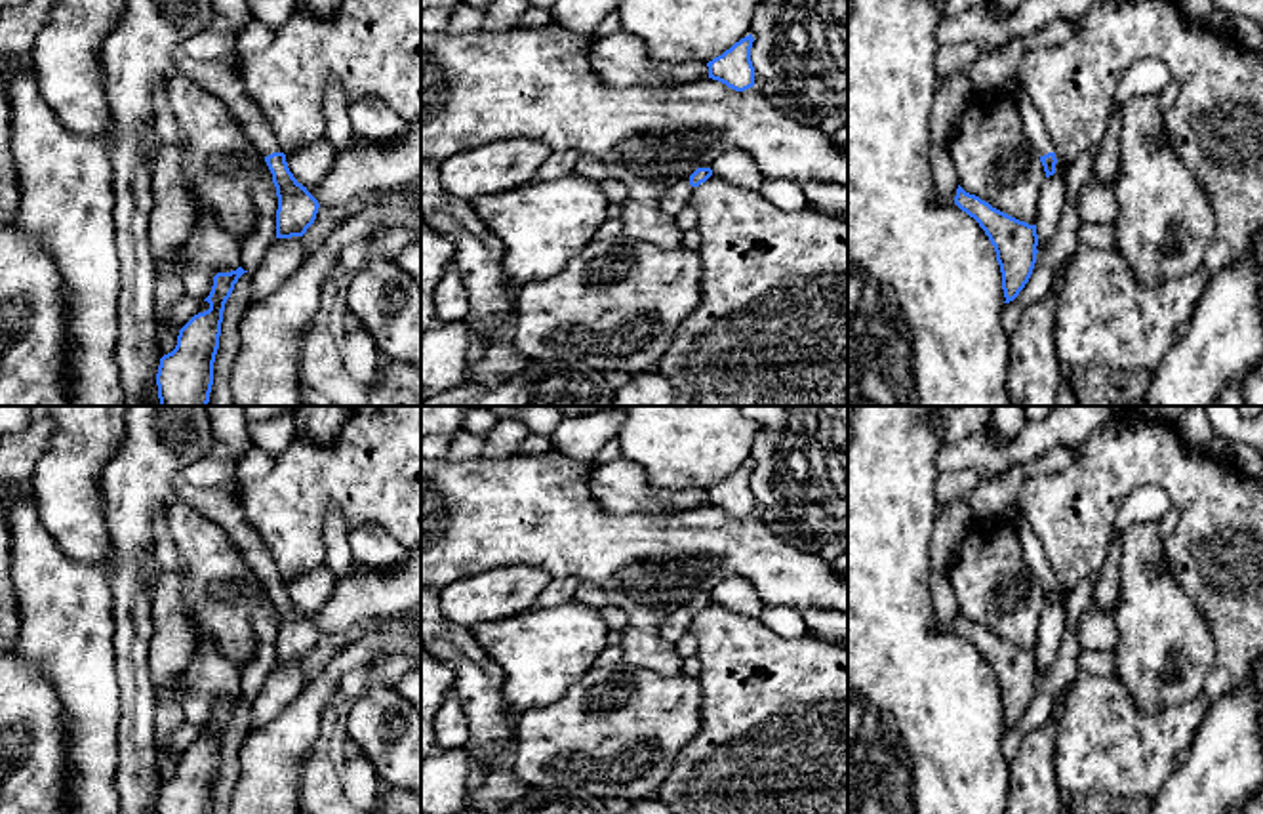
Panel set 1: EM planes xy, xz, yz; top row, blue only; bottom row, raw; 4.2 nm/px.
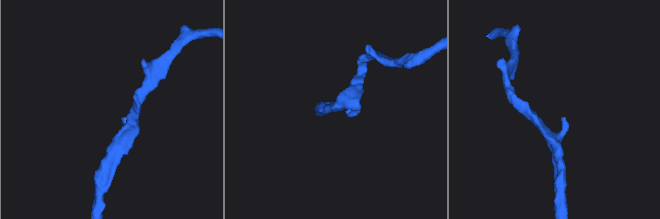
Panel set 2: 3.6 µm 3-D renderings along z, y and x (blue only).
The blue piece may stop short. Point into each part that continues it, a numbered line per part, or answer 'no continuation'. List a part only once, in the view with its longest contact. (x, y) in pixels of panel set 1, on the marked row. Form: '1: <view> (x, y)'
1: xy (221, 79)

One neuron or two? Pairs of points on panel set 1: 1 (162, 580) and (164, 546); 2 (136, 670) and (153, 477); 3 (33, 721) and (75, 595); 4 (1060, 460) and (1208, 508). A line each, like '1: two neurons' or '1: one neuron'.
1: one neuron
2: one neuron
3: two neurons
4: two neurons

